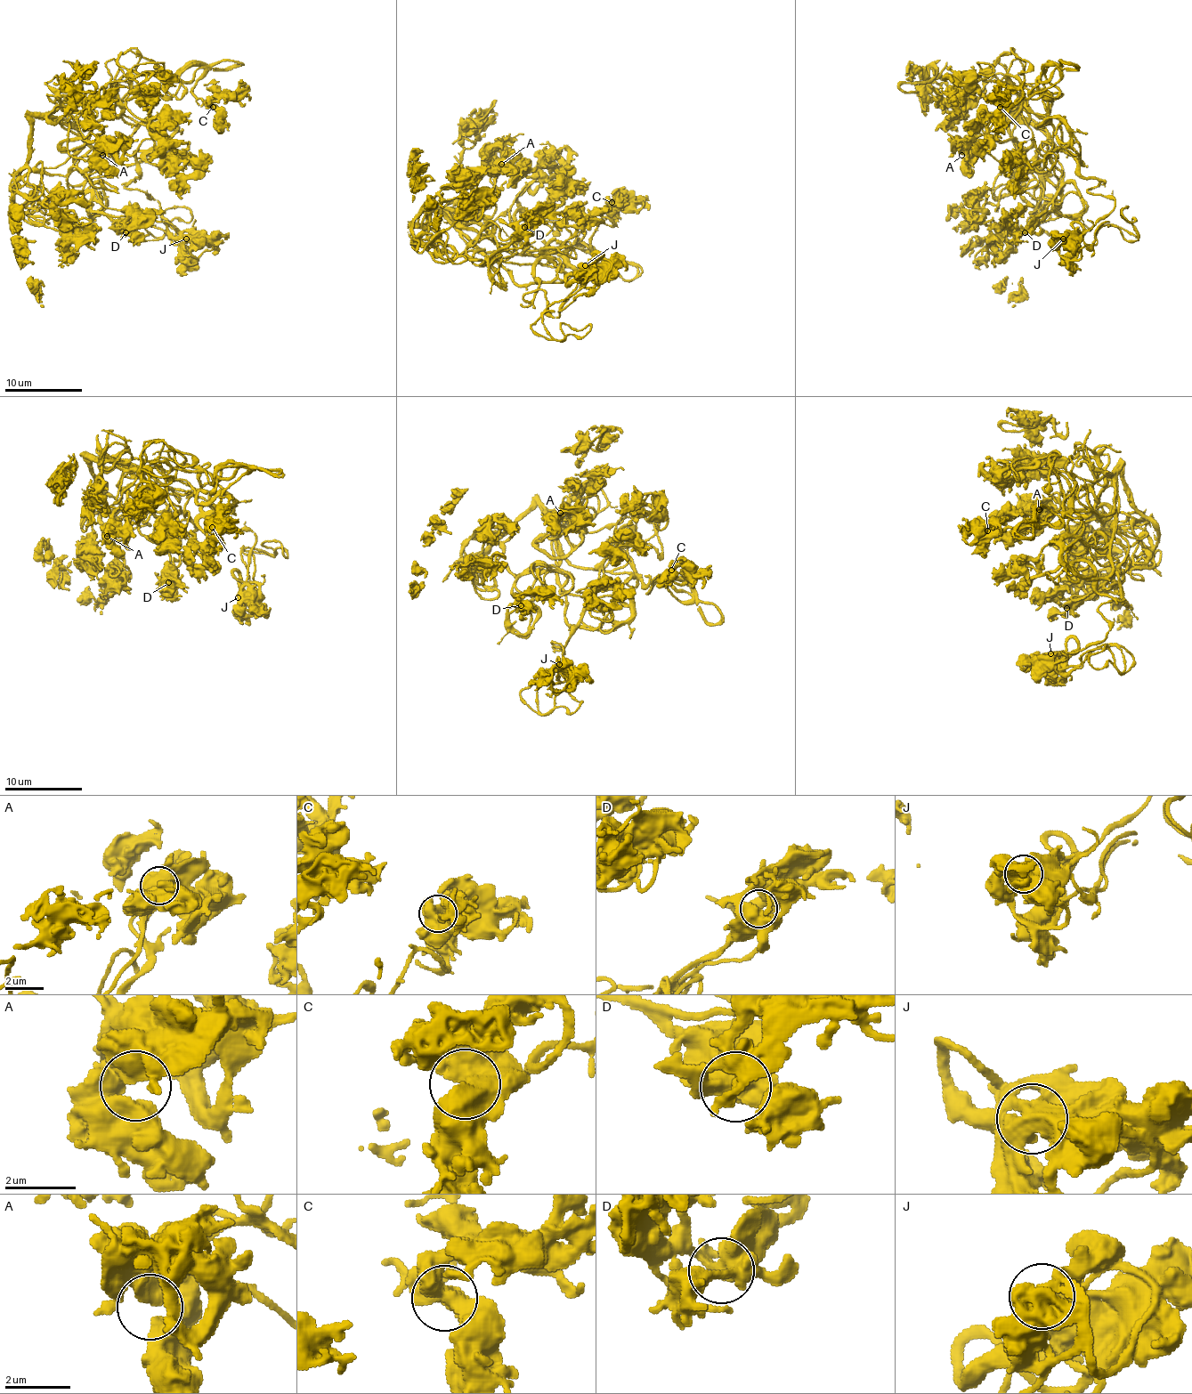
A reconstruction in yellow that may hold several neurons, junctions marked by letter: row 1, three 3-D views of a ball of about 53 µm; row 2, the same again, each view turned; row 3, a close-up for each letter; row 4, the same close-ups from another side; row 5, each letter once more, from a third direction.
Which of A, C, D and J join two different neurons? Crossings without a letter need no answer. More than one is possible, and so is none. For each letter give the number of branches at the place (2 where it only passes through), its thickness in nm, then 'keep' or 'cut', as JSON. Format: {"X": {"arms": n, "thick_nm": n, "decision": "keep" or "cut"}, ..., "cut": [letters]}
{"A": {"arms": 1, "thick_nm": 600, "decision": "keep"}, "C": {"arms": 1, "thick_nm": 950, "decision": "keep"}, "D": {"arms": 2, "thick_nm": 600, "decision": "keep"}, "J": {"arms": 2, "thick_nm": 650, "decision": "keep"}, "cut": []}

